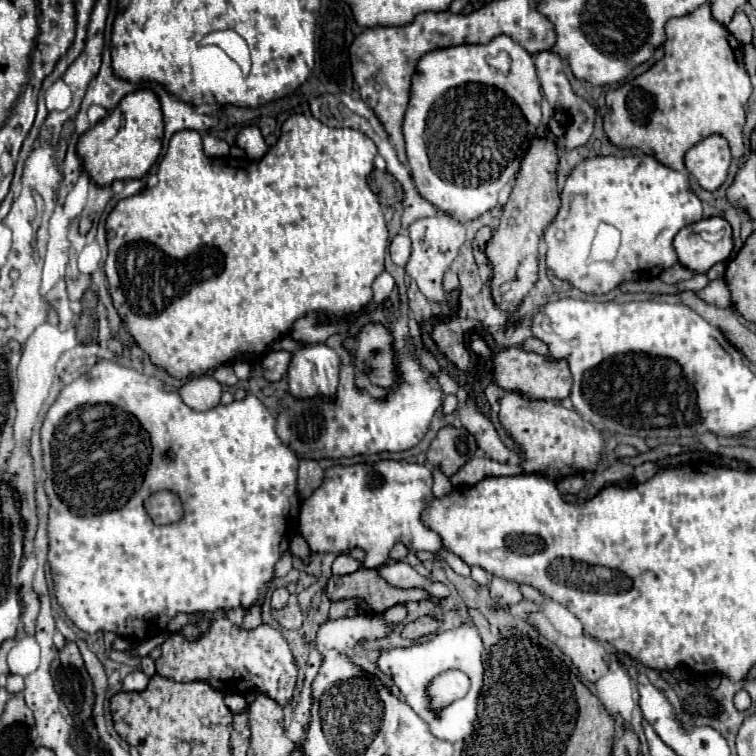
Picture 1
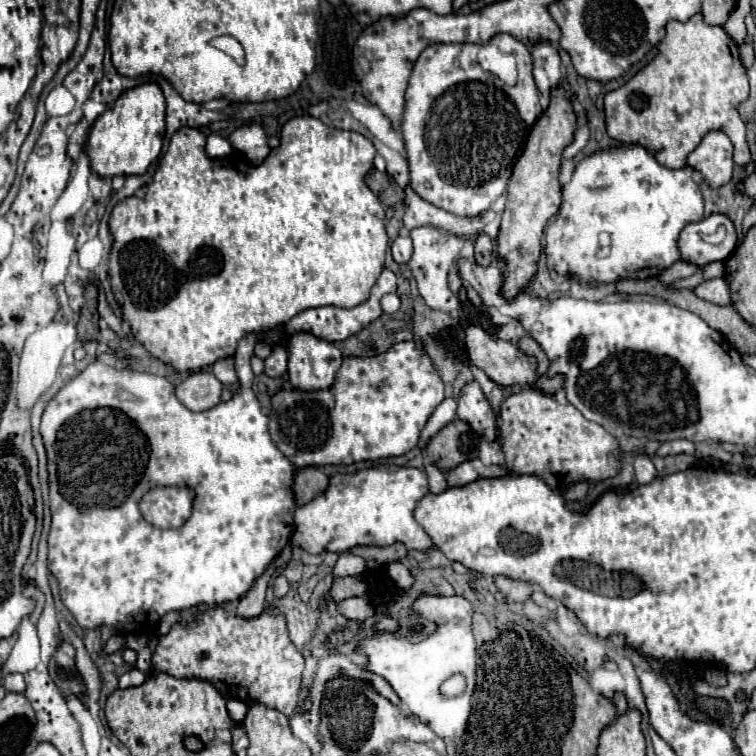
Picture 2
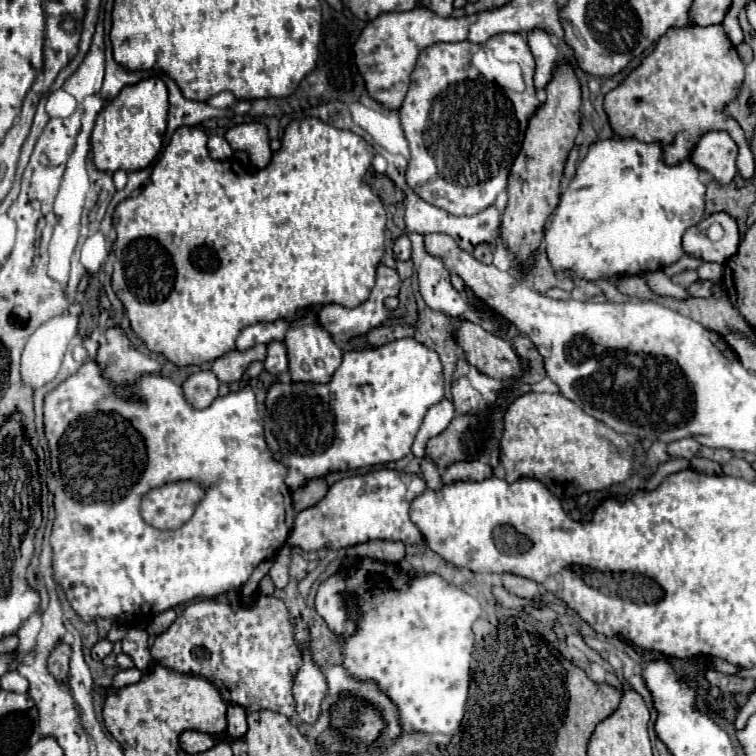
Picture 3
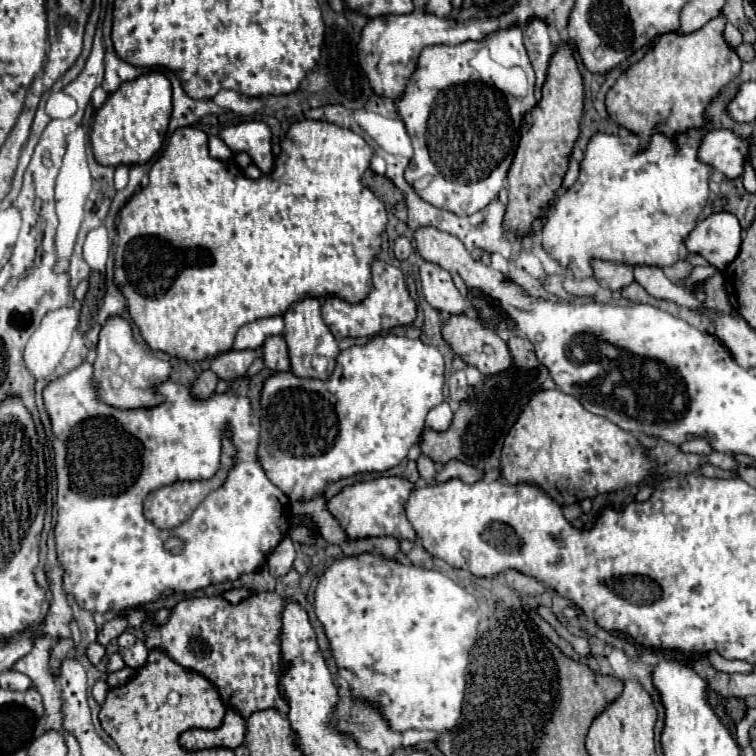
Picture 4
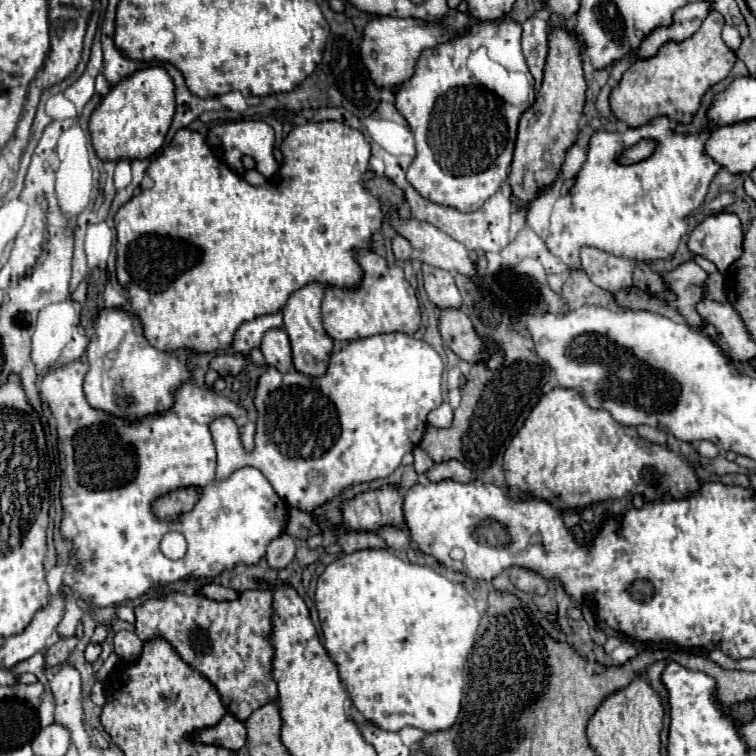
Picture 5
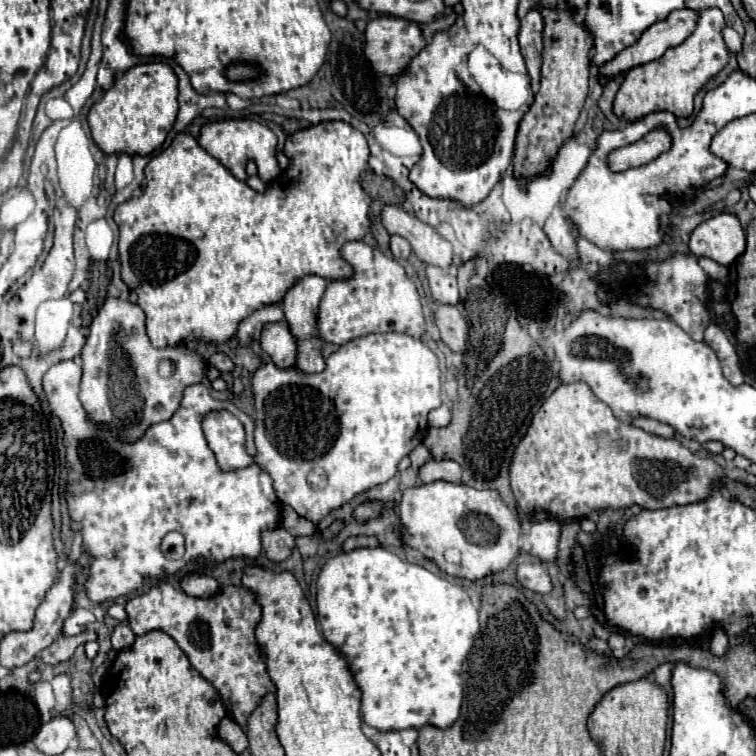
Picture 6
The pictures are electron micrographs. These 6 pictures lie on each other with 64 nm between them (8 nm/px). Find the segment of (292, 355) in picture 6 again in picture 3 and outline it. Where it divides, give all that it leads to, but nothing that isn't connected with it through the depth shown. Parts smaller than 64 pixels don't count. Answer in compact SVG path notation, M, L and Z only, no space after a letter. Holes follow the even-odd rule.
M270 342L268 344L268 354L264 360L264 368L278 376L282 372L288 372L288 356L286 356L286 346L284 342Z

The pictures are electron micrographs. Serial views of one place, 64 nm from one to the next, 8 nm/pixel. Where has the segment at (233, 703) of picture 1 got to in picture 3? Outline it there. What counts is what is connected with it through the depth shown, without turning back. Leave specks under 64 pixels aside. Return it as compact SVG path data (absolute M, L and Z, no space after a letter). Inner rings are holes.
M230 704L226 720L228 720L228 728L226 728L222 740L226 740L226 742L240 740L246 734L246 728L248 728L246 726L246 712L244 712L244 708L236 708L236 706Z

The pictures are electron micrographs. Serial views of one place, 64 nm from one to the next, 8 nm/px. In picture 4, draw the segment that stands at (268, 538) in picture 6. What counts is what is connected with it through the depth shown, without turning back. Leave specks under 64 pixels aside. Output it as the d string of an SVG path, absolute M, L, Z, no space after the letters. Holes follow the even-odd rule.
M288 536L282 538L282 540L272 548L272 552L270 552L270 556L268 556L270 574L272 574L272 576L284 576L284 574L292 568L294 556L296 556L294 542L292 542Z

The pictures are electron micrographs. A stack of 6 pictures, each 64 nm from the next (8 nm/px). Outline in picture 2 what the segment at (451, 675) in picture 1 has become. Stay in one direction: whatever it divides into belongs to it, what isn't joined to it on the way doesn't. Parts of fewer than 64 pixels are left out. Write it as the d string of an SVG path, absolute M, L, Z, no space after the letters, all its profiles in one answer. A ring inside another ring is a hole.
M452 676L452 678L448 678L446 682L444 682L444 688L442 688L442 692L446 694L446 696L454 696L454 694L460 694L460 692L464 692L464 676Z

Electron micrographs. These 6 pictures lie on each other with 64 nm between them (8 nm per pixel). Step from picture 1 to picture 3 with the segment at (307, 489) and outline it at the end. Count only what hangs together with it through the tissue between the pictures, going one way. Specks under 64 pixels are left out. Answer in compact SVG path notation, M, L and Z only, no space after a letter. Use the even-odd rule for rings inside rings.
M316 480L316 482L310 482L308 486L296 490L292 494L292 504L294 504L294 510L296 512L302 512L306 508L312 508L316 506L328 492L328 486L324 480Z

